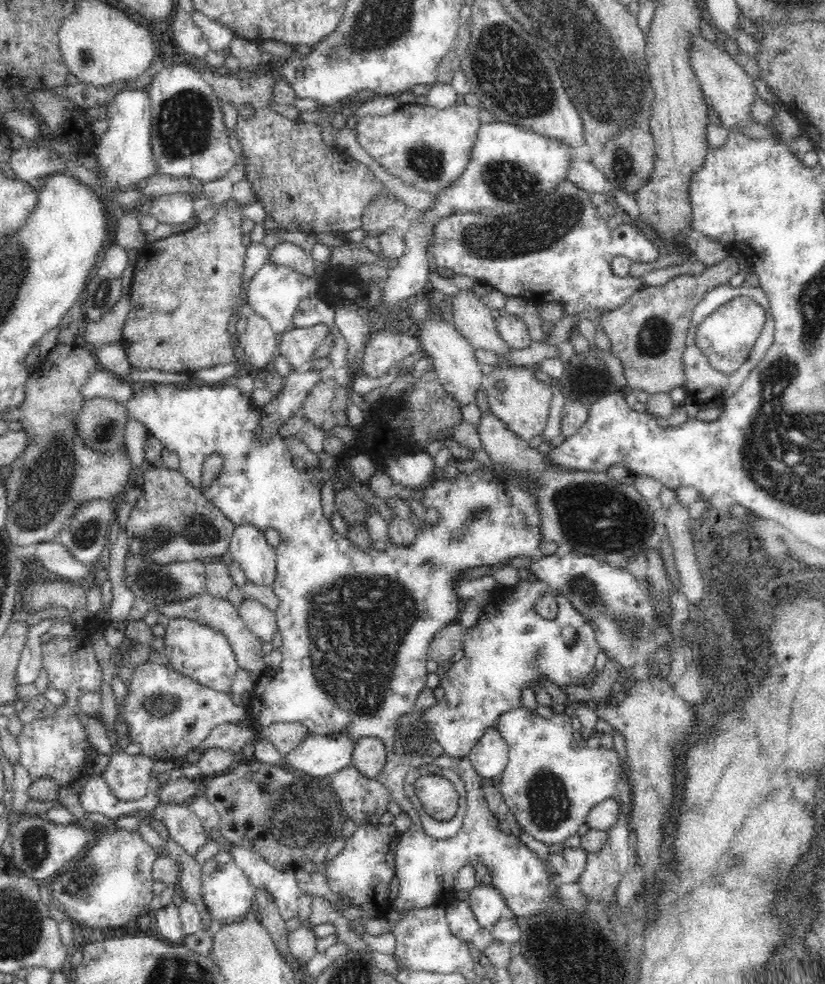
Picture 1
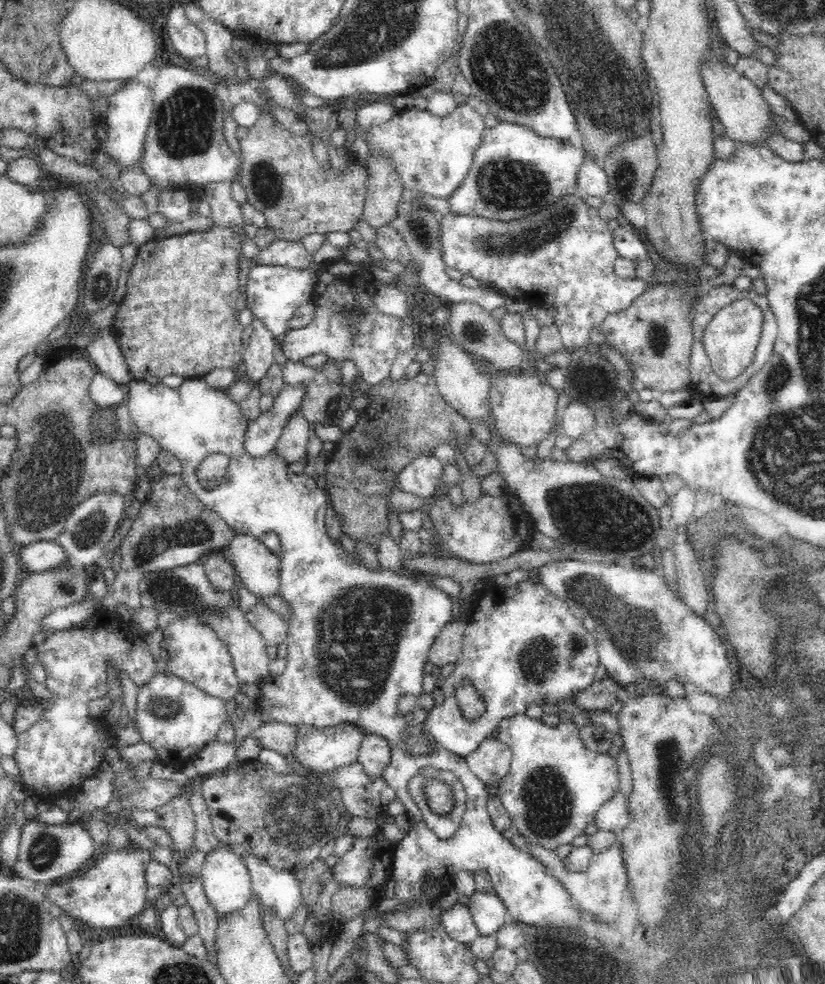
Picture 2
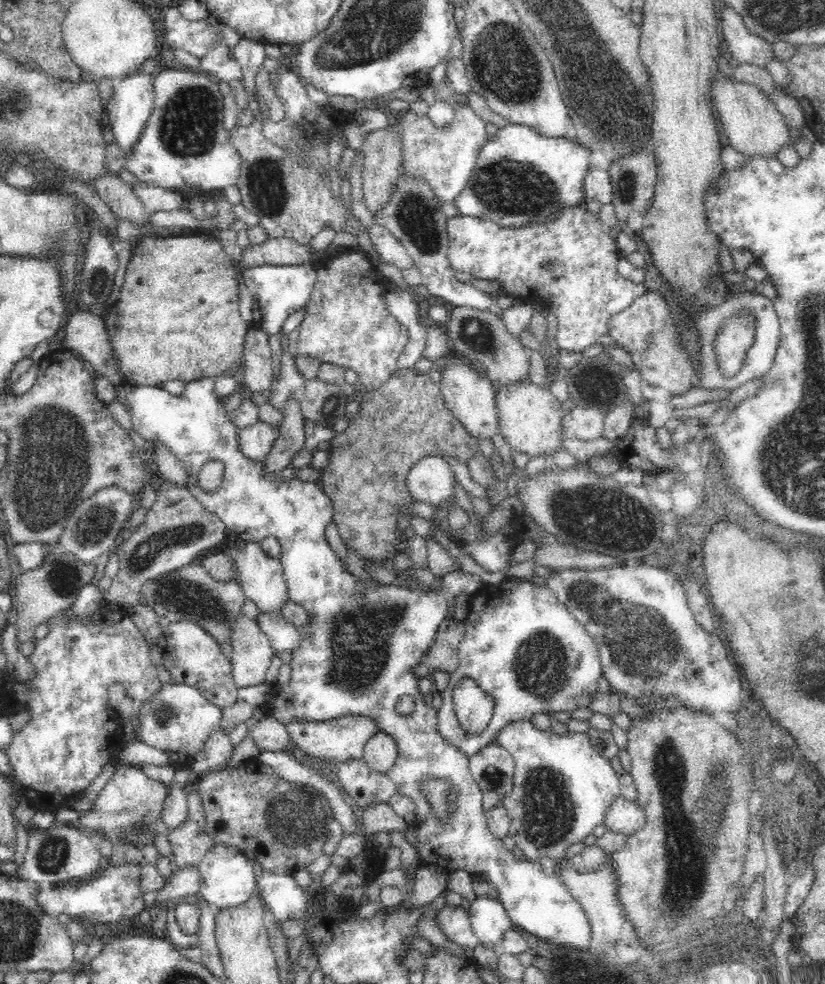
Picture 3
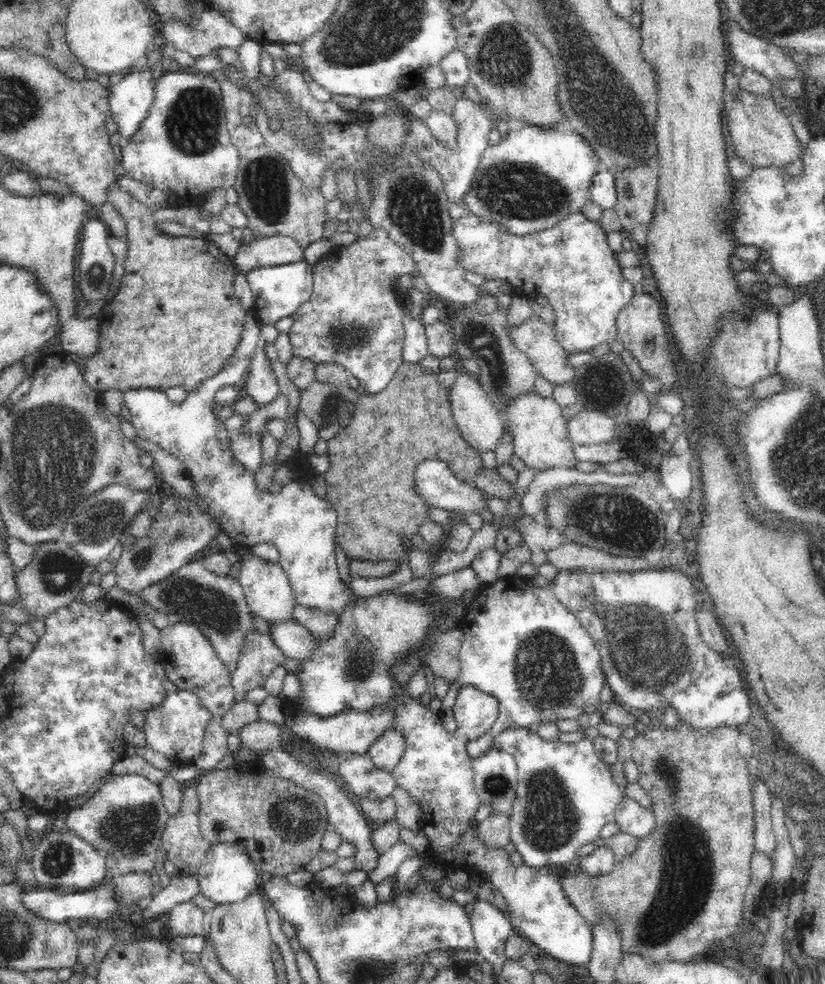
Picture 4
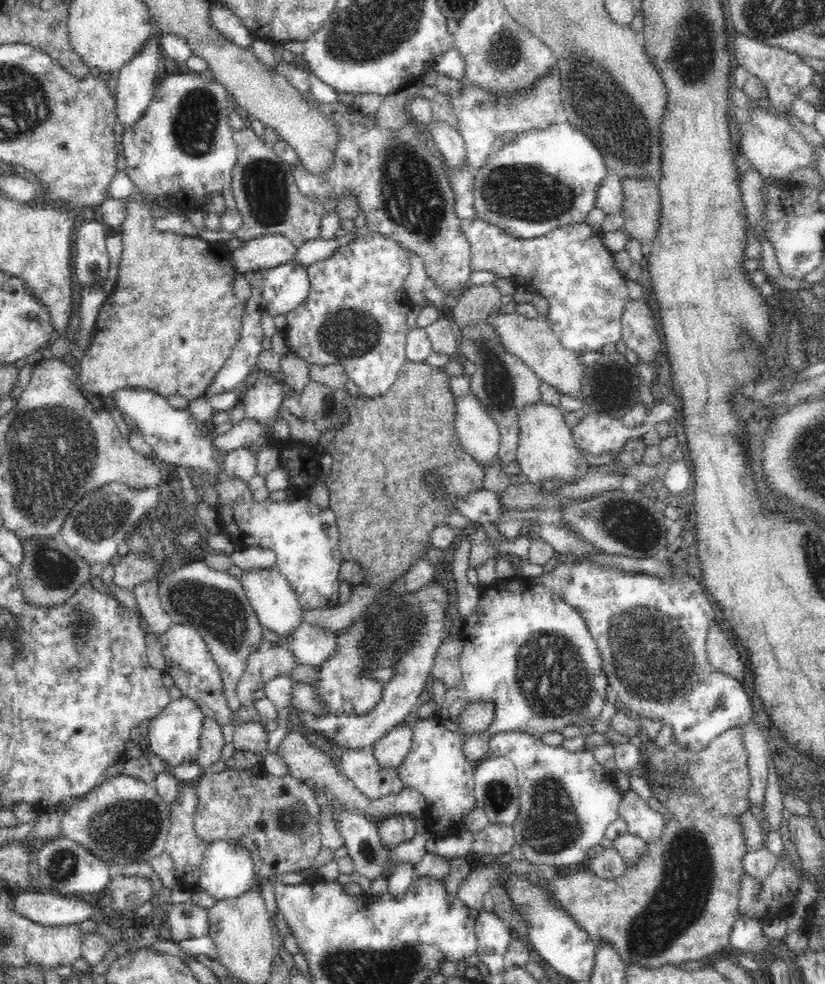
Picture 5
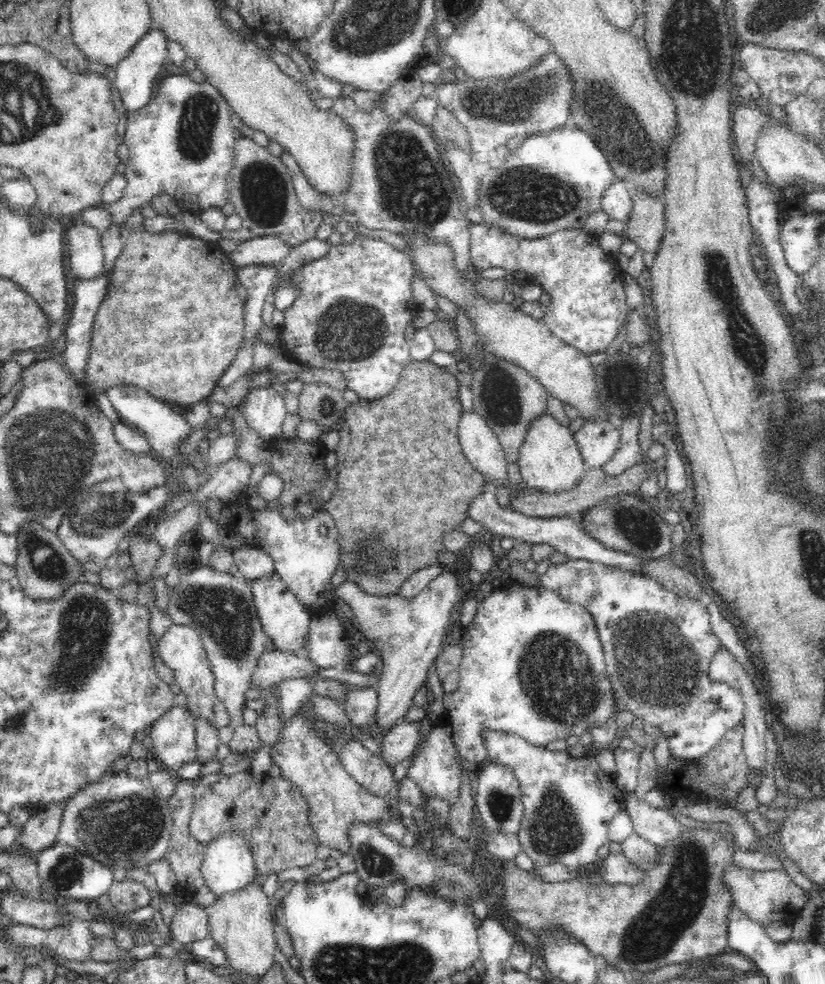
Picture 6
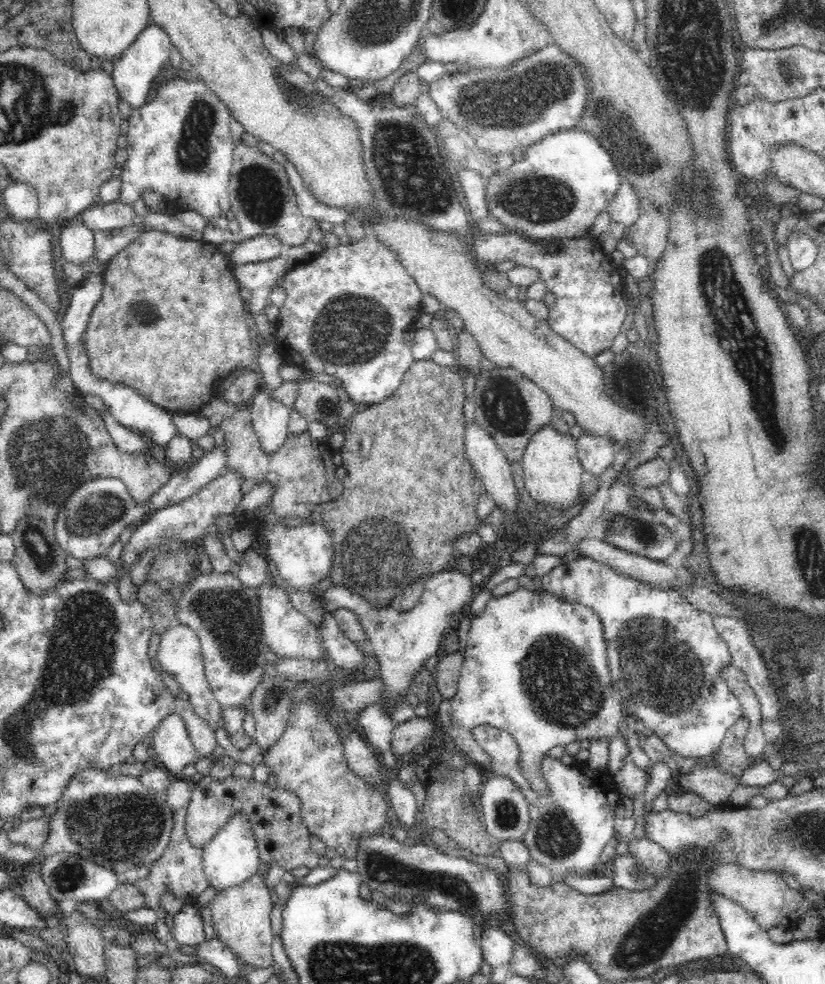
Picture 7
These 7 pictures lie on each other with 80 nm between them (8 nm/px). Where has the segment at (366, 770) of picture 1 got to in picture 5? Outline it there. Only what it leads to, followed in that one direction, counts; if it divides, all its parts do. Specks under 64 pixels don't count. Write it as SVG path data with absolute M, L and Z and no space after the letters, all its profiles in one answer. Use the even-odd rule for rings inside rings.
M402 723L380 737L373 744L372 752L381 767L395 770L399 768L405 754L408 754L411 744L412 733L408 733L408 724Z

